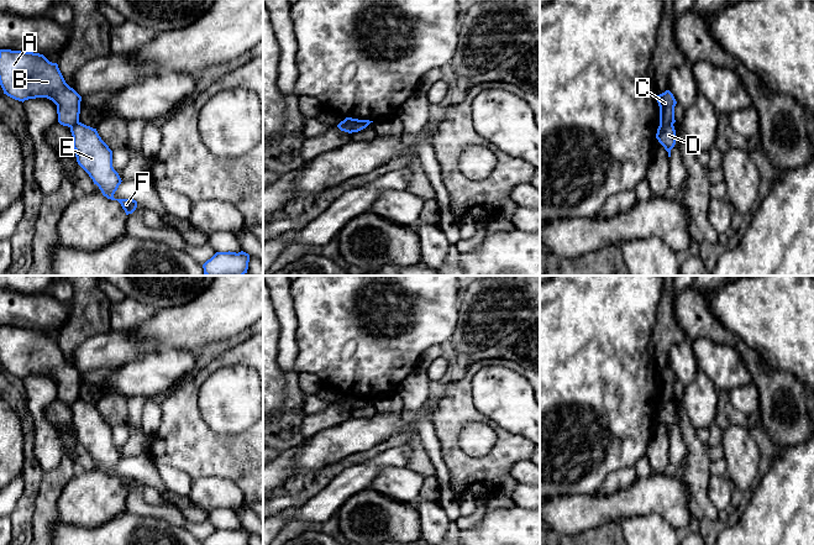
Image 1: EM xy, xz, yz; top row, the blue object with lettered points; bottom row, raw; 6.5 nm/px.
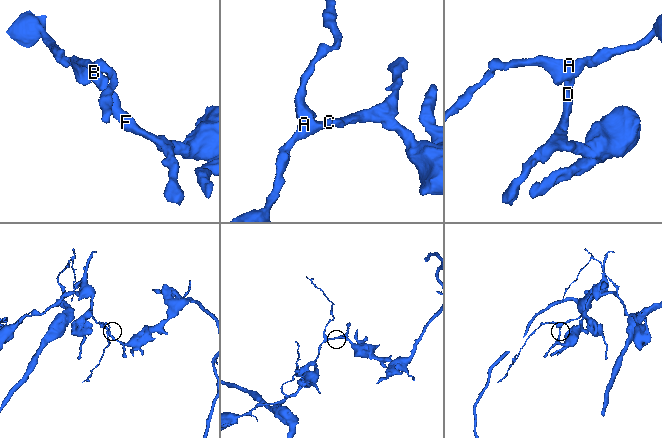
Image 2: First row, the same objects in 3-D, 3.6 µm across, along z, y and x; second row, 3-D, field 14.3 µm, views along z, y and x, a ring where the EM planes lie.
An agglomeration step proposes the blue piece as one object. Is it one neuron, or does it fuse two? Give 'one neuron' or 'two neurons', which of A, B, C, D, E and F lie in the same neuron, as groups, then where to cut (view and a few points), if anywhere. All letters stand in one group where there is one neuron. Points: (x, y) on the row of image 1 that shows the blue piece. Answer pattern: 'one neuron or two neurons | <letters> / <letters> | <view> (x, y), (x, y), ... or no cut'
two neurons | A B C / D E F | xz (346, 118), (352, 131)

